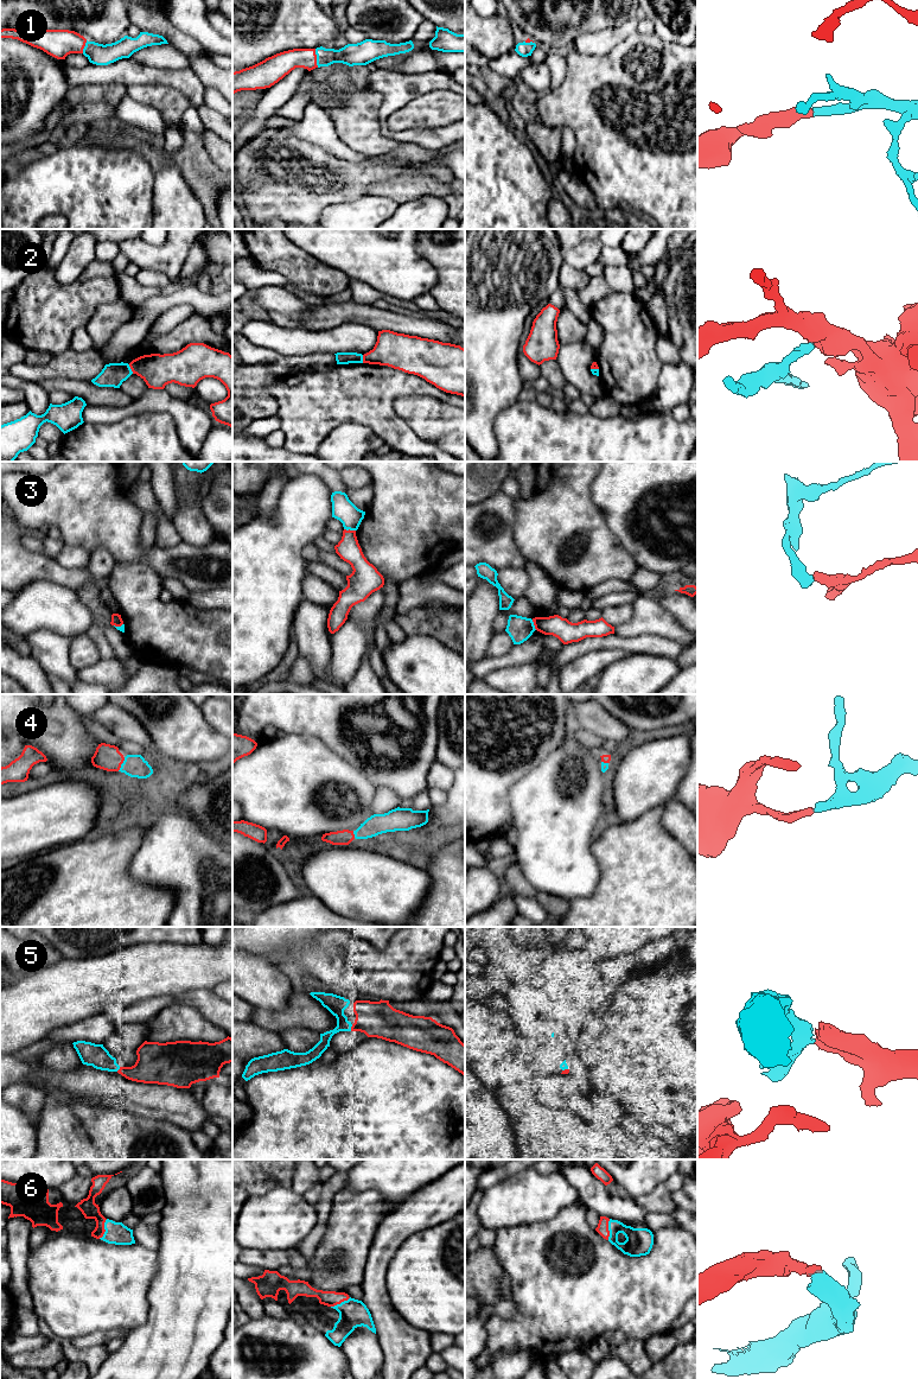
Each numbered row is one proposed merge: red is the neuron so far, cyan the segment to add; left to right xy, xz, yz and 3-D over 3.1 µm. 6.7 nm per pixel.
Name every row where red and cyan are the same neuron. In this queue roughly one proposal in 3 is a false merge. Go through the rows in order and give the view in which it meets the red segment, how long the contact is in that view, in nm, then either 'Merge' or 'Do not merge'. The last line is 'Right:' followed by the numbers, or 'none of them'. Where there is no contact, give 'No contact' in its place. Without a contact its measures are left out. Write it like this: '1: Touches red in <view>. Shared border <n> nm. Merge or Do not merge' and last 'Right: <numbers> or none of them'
1: Touches red in xz. Shared border 130 nm. Merge
2: Touches red in xy. Shared border 70 nm. Do not merge
3: Touches red in xz. Shared border 80 nm. Do not merge
4: Touches red in xy. Shared border 110 nm. Merge
5: Touches red in xz. Shared border 50 nm. Merge
6: Touches red in xy. Shared border 150 nm. Merge
Right: 1, 4, 5, 6

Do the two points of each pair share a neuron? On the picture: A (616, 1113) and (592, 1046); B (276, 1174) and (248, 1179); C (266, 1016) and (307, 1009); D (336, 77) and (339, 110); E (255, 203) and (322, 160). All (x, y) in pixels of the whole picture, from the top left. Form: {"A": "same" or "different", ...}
{"A": "different", "B": "same", "C": "same", "D": "different", "E": "same"}

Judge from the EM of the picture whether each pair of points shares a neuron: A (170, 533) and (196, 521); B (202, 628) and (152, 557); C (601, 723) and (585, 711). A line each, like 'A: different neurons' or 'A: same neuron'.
A: different neurons
B: different neurons
C: same neuron

